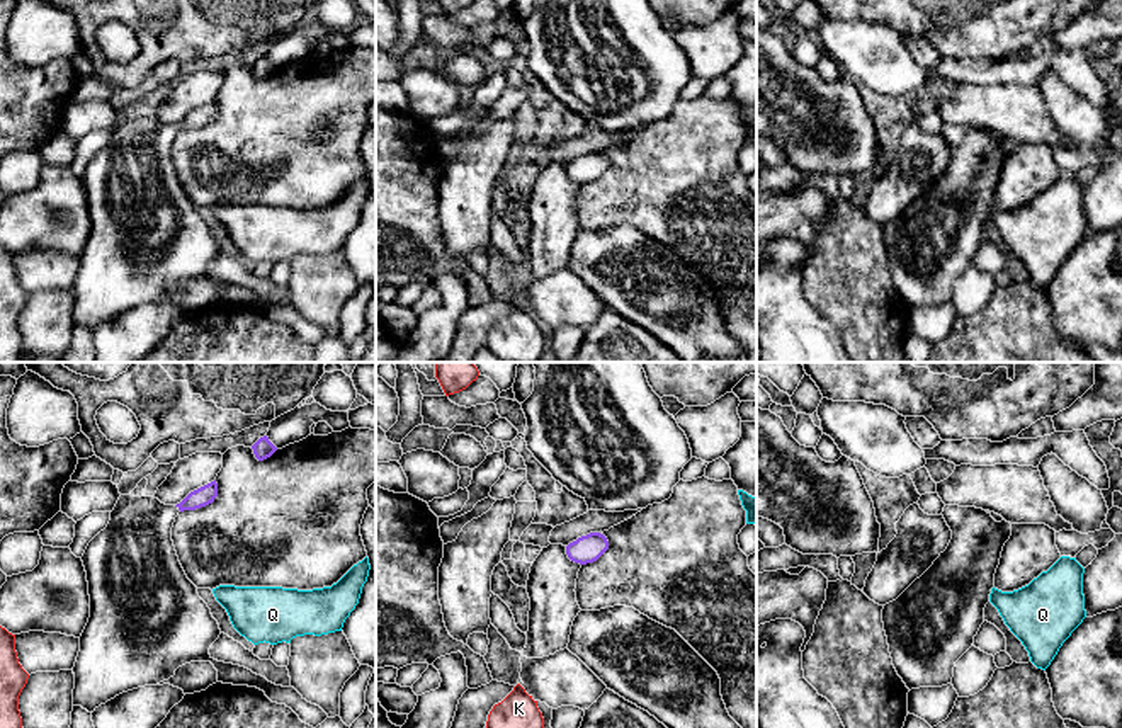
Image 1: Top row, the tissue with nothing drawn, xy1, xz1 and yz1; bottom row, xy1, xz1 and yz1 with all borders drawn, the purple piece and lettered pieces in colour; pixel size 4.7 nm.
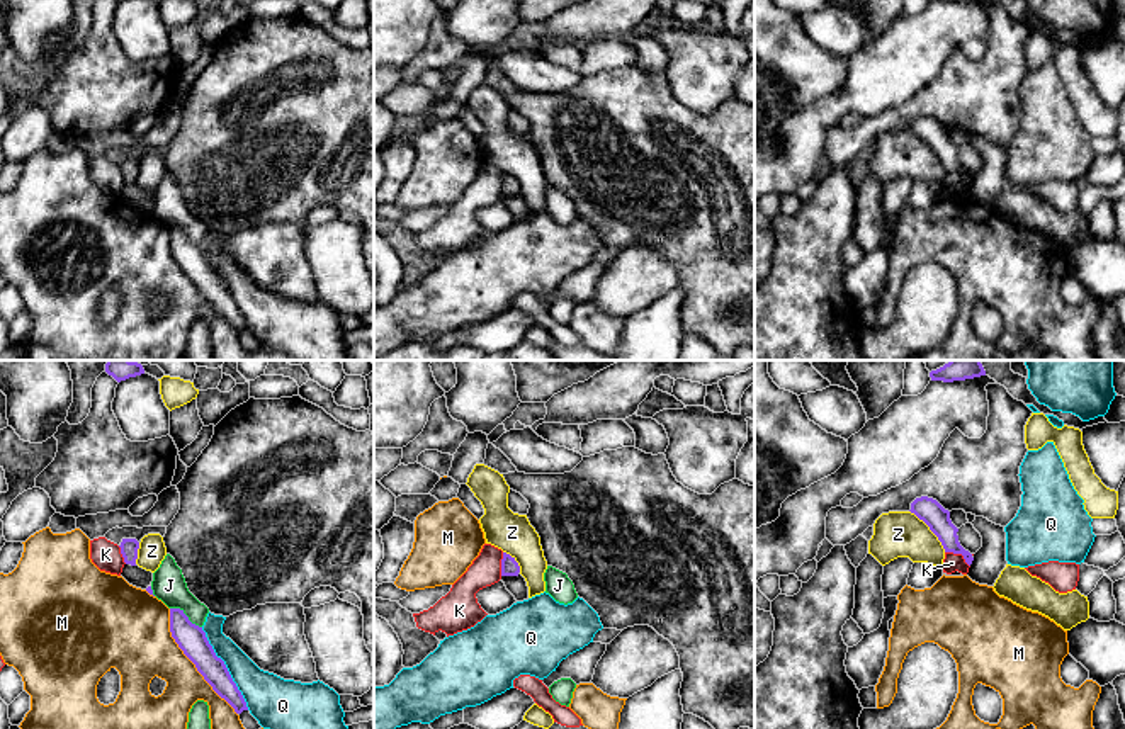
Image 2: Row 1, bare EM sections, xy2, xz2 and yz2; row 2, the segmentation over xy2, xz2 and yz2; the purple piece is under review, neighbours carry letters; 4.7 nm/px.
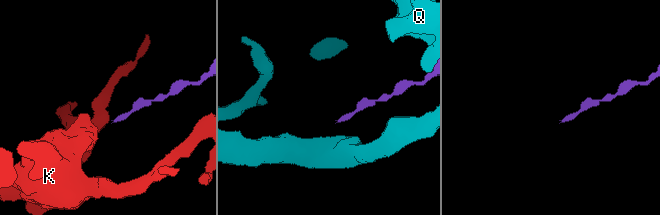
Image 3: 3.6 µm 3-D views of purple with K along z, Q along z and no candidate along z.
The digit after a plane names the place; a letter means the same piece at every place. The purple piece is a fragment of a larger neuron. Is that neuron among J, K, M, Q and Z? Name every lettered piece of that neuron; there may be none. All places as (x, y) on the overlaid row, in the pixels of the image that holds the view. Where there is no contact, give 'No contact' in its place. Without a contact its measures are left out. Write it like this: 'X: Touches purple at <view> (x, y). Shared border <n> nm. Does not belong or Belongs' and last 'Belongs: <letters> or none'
J: Touches purple at xy2 (186, 615). Shared border 180 nm. Does not belong
K: Touches purple at yz2 (959, 553). Shared border 140 nm. Does not belong
M: Touches purple at xy2 (191, 660). Shared border 600 nm. Does not belong
Q: Touches purple at xy2 (226, 668). Shared border 460 nm. Does not belong
Z: Touches purple at yz2 (930, 529). Shared border 260 nm. Does not belong
Belongs: none

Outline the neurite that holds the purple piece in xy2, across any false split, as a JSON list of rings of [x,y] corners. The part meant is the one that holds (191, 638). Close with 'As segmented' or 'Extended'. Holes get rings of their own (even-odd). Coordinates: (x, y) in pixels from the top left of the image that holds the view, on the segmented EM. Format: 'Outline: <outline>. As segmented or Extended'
Outline: [[[170,608],[170,632],[197,671],[224,698],[236,714],[248,710],[246,702],[233,681],[224,661],[216,656],[202,627],[192,624],[180,608]]]. As segmented

